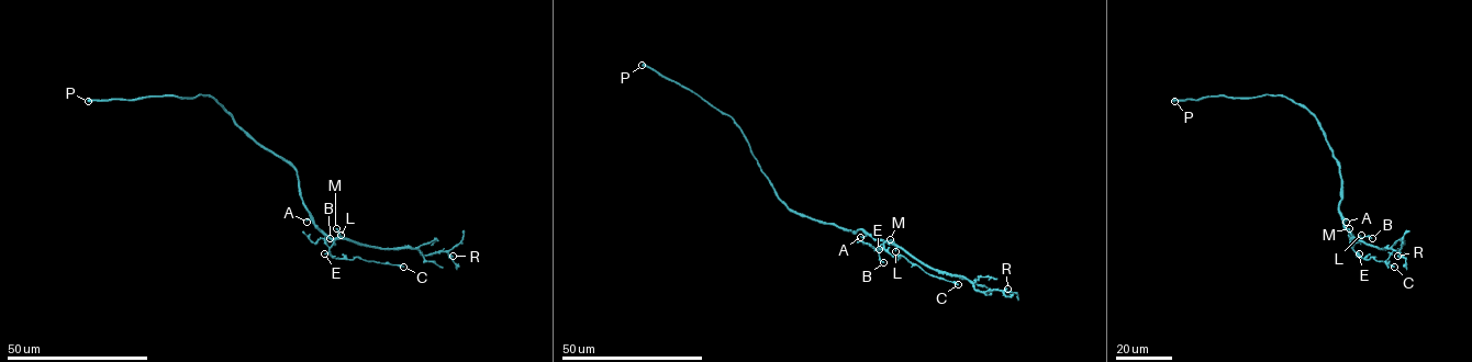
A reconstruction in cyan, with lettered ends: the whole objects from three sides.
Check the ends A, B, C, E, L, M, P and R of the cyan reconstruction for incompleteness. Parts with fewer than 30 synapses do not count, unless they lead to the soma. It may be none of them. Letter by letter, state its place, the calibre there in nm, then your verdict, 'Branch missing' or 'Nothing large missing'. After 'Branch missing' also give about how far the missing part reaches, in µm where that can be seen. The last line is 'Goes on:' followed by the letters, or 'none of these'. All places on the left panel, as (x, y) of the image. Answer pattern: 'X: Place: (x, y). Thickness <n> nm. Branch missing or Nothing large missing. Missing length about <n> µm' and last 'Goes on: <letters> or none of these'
A: Place: (307, 222). Thickness 120 nm. Nothing large missing
B: Place: (330, 238). Thickness 280 nm. Nothing large missing
C: Place: (403, 267). Thickness 440 nm. Nothing large missing
E: Place: (324, 253). Thickness 280 nm. Nothing large missing
L: Place: (341, 235). Thickness 160 nm. Nothing large missing
M: Place: (336, 228). Thickness 180 nm. Branch missing. Missing length about 8 µm
P: Place: (88, 101). Thickness 480 nm. Nothing large missing
R: Place: (453, 256). Thickness 400 nm. Nothing large missing
Goes on: M

